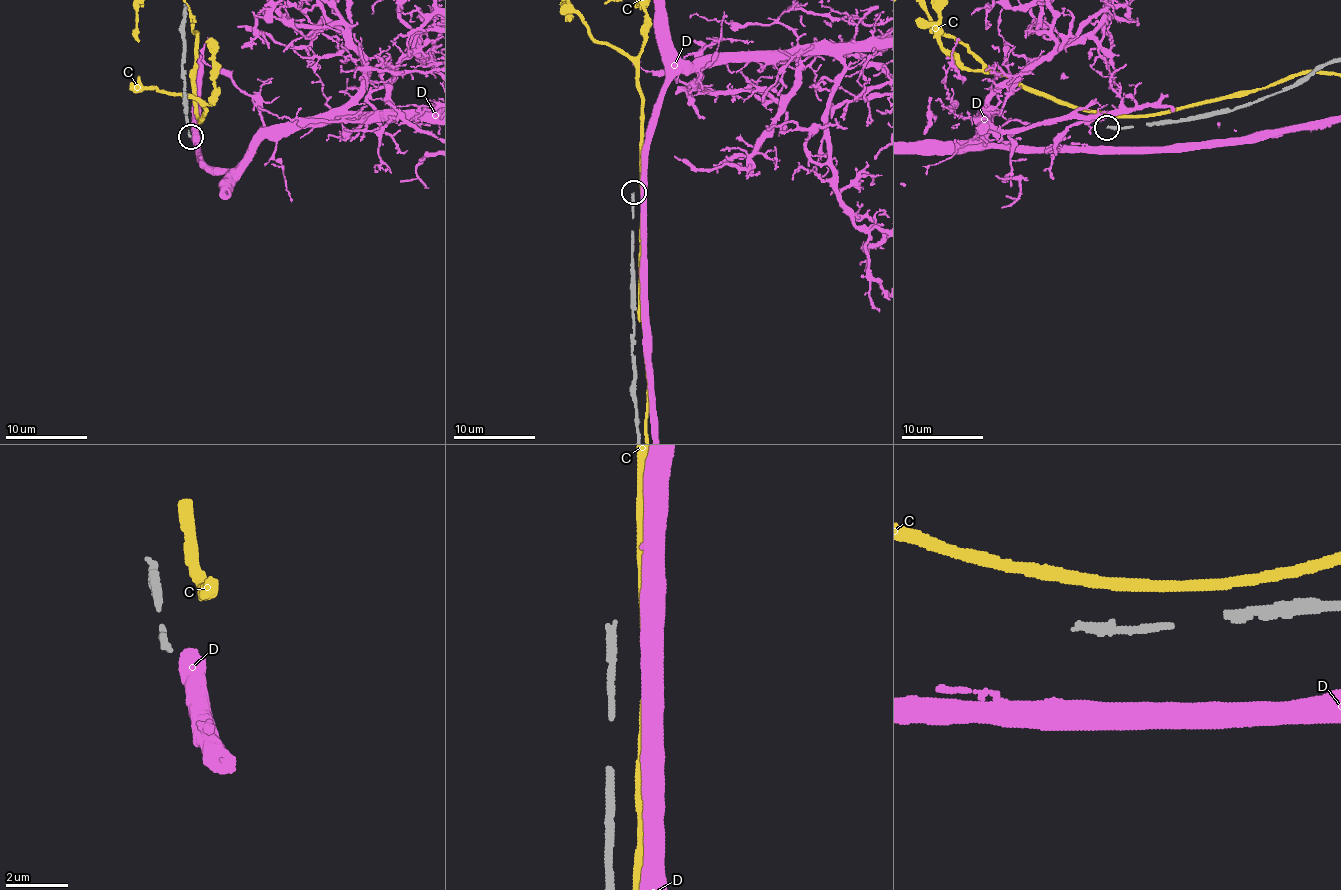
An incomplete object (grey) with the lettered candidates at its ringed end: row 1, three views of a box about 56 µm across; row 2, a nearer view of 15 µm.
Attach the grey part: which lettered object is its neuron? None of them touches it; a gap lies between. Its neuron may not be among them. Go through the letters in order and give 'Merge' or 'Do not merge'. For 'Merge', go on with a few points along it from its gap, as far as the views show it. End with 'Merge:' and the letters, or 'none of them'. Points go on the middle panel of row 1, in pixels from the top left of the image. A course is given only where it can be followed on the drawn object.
C: Do not merge
D: Do not merge
Merge: none of them

